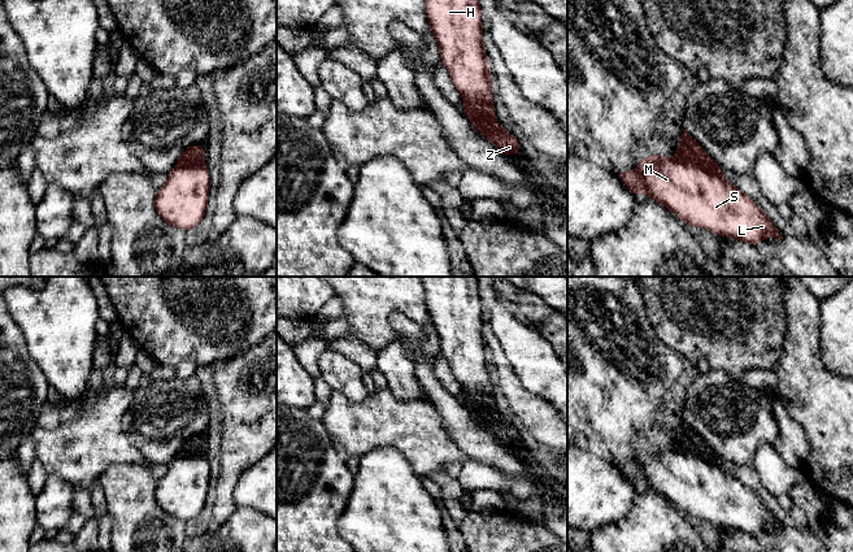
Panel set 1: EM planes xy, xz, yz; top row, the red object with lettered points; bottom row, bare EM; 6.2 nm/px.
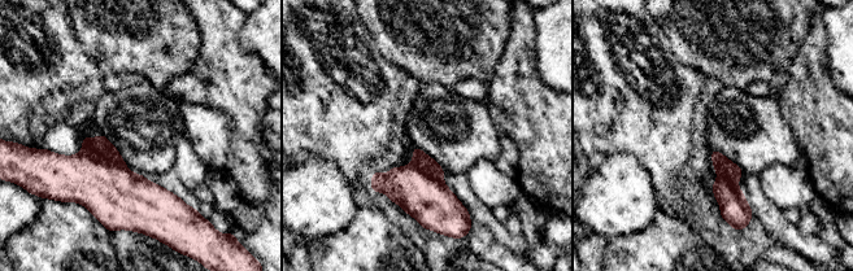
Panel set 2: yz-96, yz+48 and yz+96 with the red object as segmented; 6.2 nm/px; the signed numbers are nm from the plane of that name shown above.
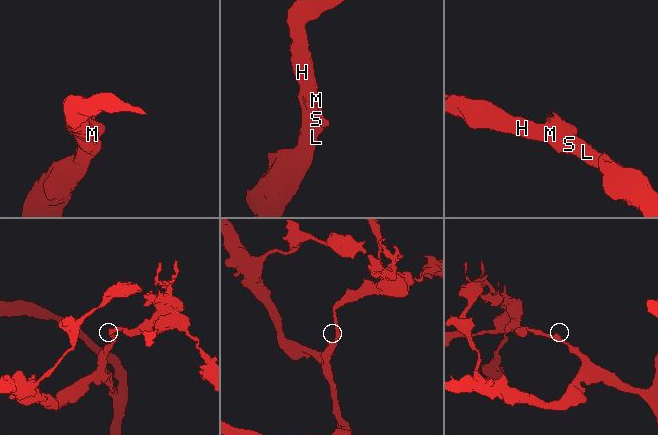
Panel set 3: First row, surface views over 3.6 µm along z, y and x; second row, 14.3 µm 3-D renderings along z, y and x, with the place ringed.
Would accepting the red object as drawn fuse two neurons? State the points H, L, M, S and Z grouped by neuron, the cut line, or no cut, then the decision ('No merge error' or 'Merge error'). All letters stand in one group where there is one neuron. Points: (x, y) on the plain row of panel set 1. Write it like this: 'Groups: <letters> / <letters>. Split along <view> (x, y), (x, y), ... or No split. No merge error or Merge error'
Groups: H L M S Z. No split. No merge error

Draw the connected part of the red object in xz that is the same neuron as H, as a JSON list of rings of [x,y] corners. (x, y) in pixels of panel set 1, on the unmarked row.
[[[421,277],[426,294],[426,305],[439,335],[440,353],[451,365],[465,399],[461,401],[473,417],[482,423],[502,445],[519,443],[519,433],[496,412],[491,377],[491,358],[483,340],[482,301],[475,277]]]

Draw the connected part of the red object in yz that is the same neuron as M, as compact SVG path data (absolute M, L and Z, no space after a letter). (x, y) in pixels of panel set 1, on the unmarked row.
M684 420L675 449L645 447L634 462L619 462L635 486L645 482L687 516L756 536L773 526L784 530L749 487L727 473L721 457Z

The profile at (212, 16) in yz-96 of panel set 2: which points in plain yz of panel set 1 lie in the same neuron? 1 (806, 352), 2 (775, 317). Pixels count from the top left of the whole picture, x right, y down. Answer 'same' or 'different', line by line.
1: same
2: different

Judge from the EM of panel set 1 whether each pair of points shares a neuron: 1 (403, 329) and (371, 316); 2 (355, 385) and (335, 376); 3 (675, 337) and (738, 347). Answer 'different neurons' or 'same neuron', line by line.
1: different neurons
2: same neuron
3: same neuron

